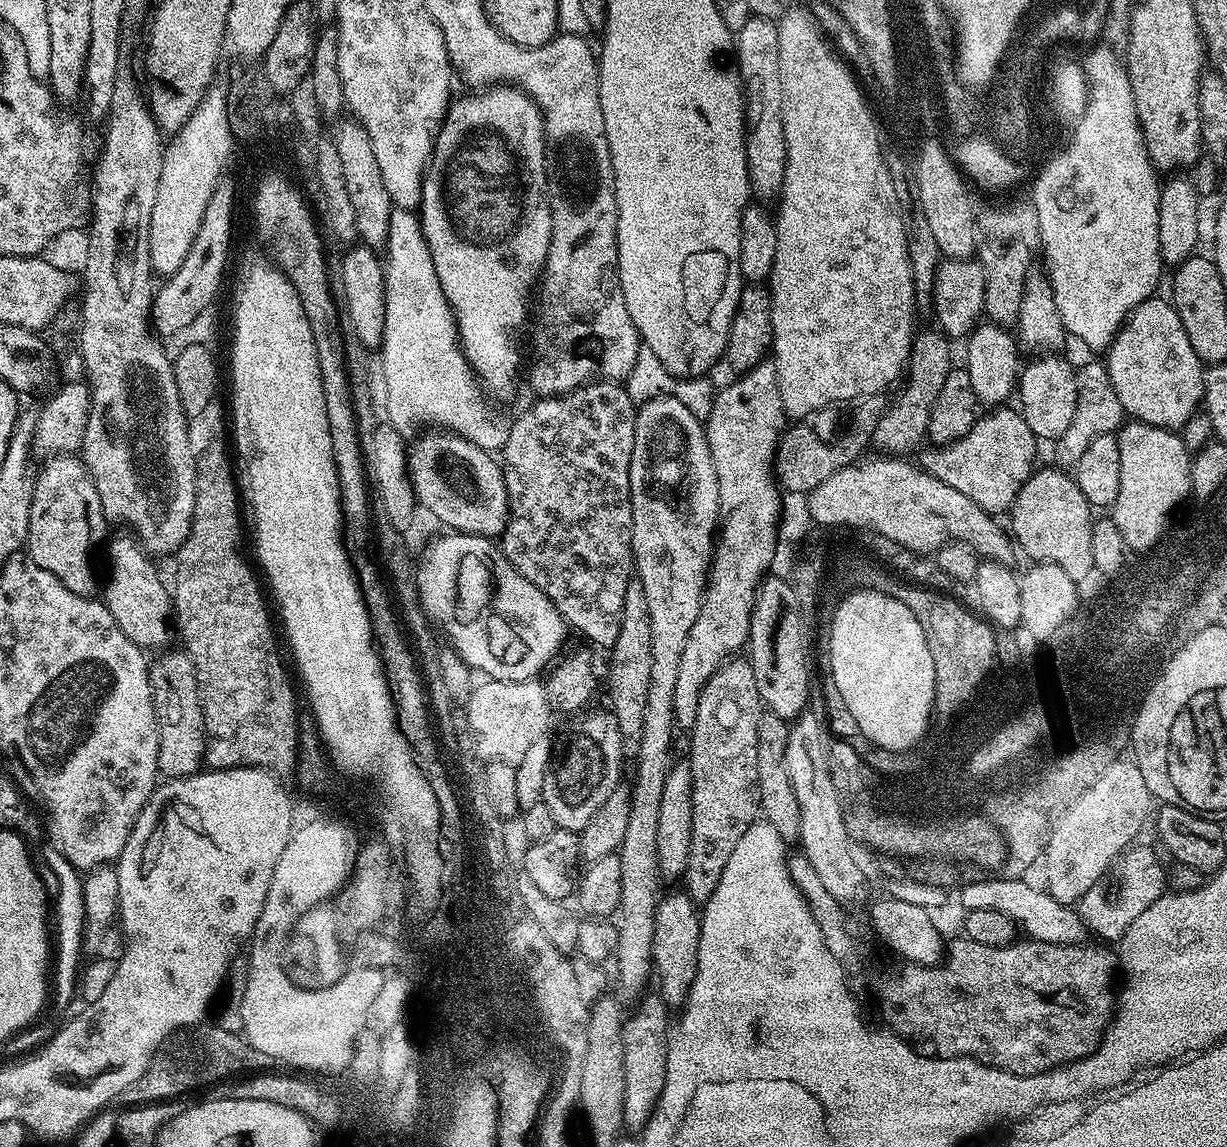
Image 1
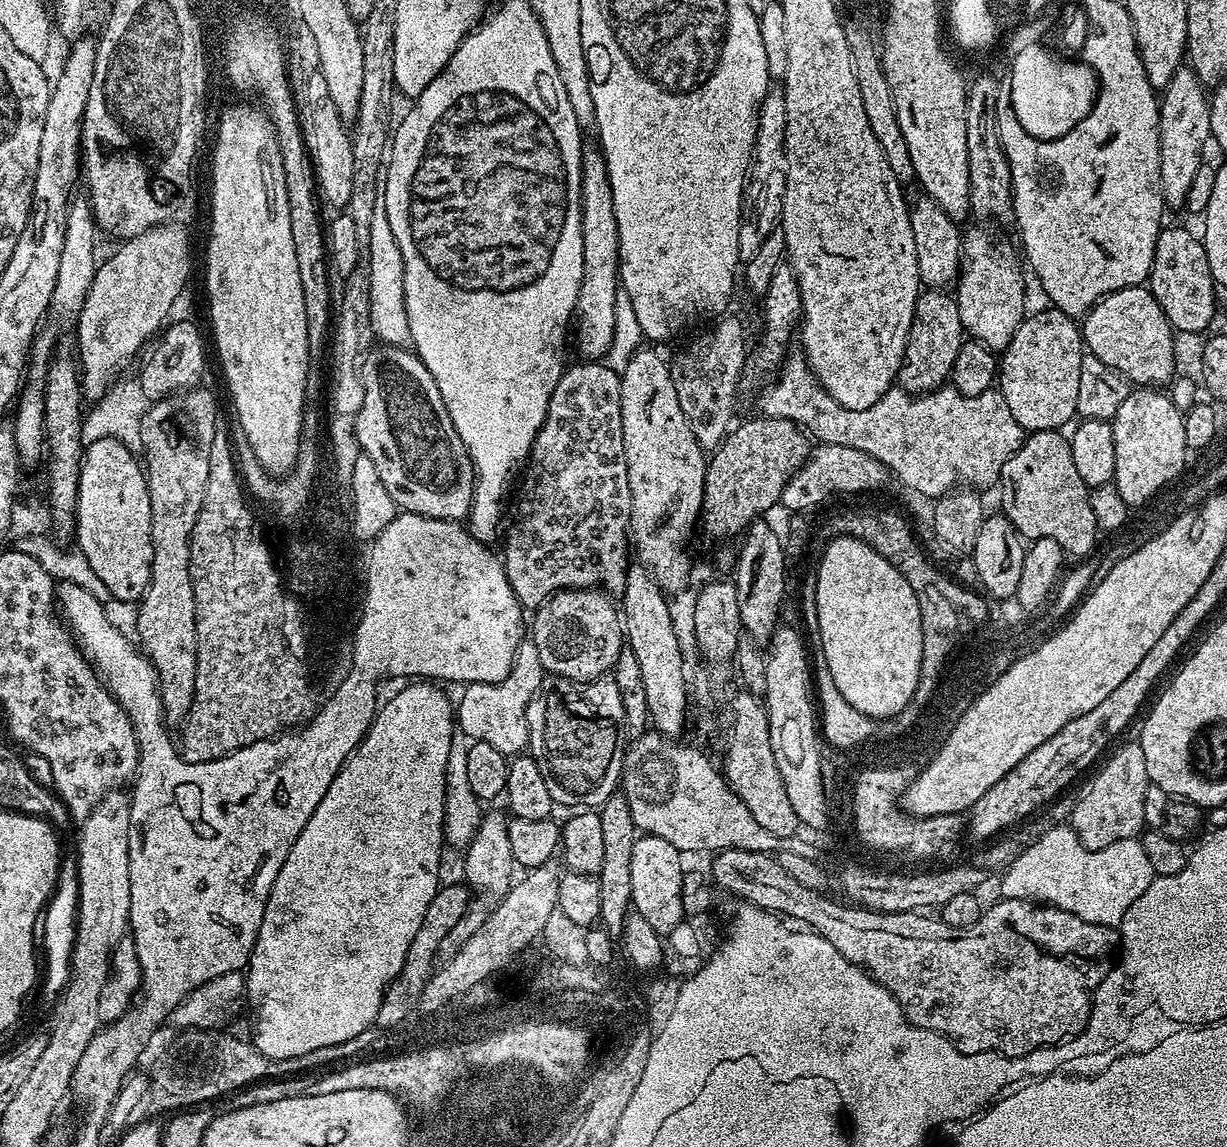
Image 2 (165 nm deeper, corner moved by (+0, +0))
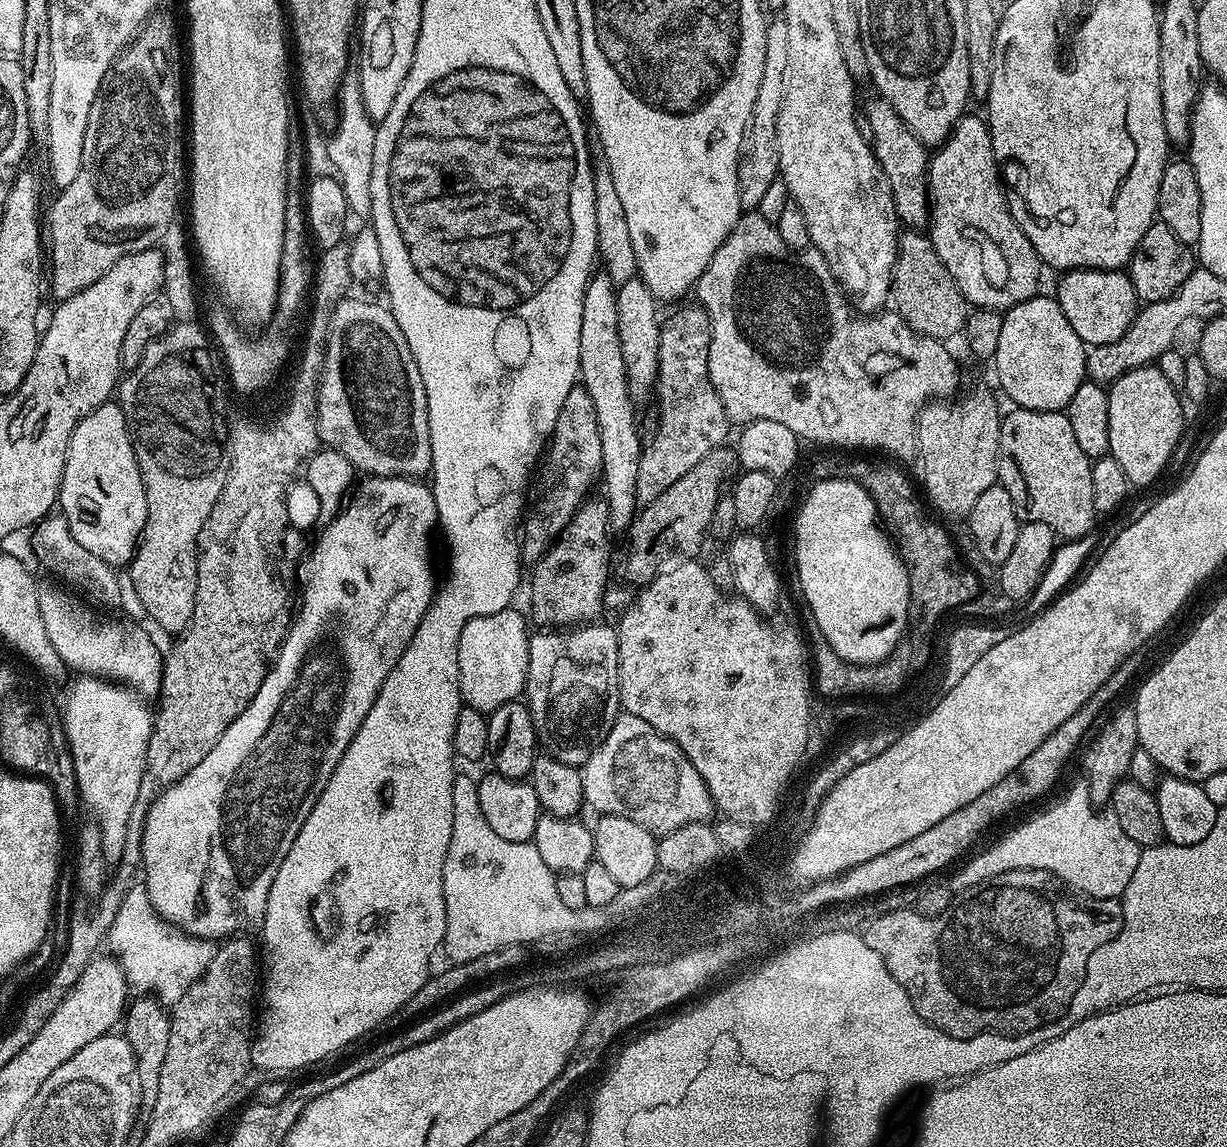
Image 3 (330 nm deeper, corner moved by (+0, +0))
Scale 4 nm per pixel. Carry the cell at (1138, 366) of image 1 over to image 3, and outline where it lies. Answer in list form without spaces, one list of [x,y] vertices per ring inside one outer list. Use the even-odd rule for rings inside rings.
[[[1073,268],[1065,271],[1054,298],[1066,314],[1066,322],[1074,326],[1074,334],[1082,338],[1085,346],[1105,344],[1122,338],[1138,311],[1136,291],[1127,271],[1107,272],[1097,268]]]

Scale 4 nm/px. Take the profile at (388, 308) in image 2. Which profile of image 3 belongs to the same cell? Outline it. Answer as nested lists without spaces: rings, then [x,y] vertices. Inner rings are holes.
[[[345,83],[338,92],[340,121],[336,124],[336,133],[333,136],[329,135],[327,137],[327,145],[330,162],[333,163],[335,171],[342,177],[349,213],[353,217],[367,217],[372,211],[372,203],[370,202],[370,174],[372,173],[376,124],[373,117],[366,114],[360,87],[355,83],[347,84]]]

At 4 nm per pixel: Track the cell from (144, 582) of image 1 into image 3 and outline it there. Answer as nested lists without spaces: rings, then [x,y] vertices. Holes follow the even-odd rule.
[[[109,402],[98,406],[90,414],[86,414],[86,418],[78,422],[78,426],[74,426],[74,434],[70,434],[70,446],[66,450],[66,470],[62,474],[58,508],[68,520],[70,532],[79,545],[90,550],[95,557],[102,558],[115,570],[131,565],[136,545],[146,526],[148,511],[132,435],[128,432],[128,423],[119,403]]]

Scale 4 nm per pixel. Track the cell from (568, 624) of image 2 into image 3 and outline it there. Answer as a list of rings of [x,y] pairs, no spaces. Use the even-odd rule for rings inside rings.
[[[603,498],[592,499],[585,499],[552,547],[531,569],[532,616],[540,626],[583,626],[595,621],[599,617],[596,615],[604,608],[604,587],[608,584],[608,563],[612,560],[612,544],[608,541],[608,502]]]

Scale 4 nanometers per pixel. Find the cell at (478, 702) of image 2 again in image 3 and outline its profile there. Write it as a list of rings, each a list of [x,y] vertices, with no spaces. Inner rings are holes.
[[[509,606],[498,610],[498,614],[475,616],[462,626],[462,634],[458,638],[460,699],[467,707],[485,714],[517,699],[528,682],[530,631],[524,625],[523,614],[514,609]]]

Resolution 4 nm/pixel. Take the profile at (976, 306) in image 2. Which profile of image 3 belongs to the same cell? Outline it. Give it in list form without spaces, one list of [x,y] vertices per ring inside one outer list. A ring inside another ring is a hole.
[[[983,115],[961,116],[944,143],[931,153],[928,162],[928,202],[932,249],[936,251],[938,258],[942,258],[942,266],[950,270],[950,278],[956,280],[958,290],[969,305],[1007,310],[1018,306],[1018,302],[1026,302],[1041,291],[1042,265],[1034,246],[1030,246],[1030,238],[1022,234],[1018,222],[1008,209],[1000,166],[994,158],[992,139]]]

